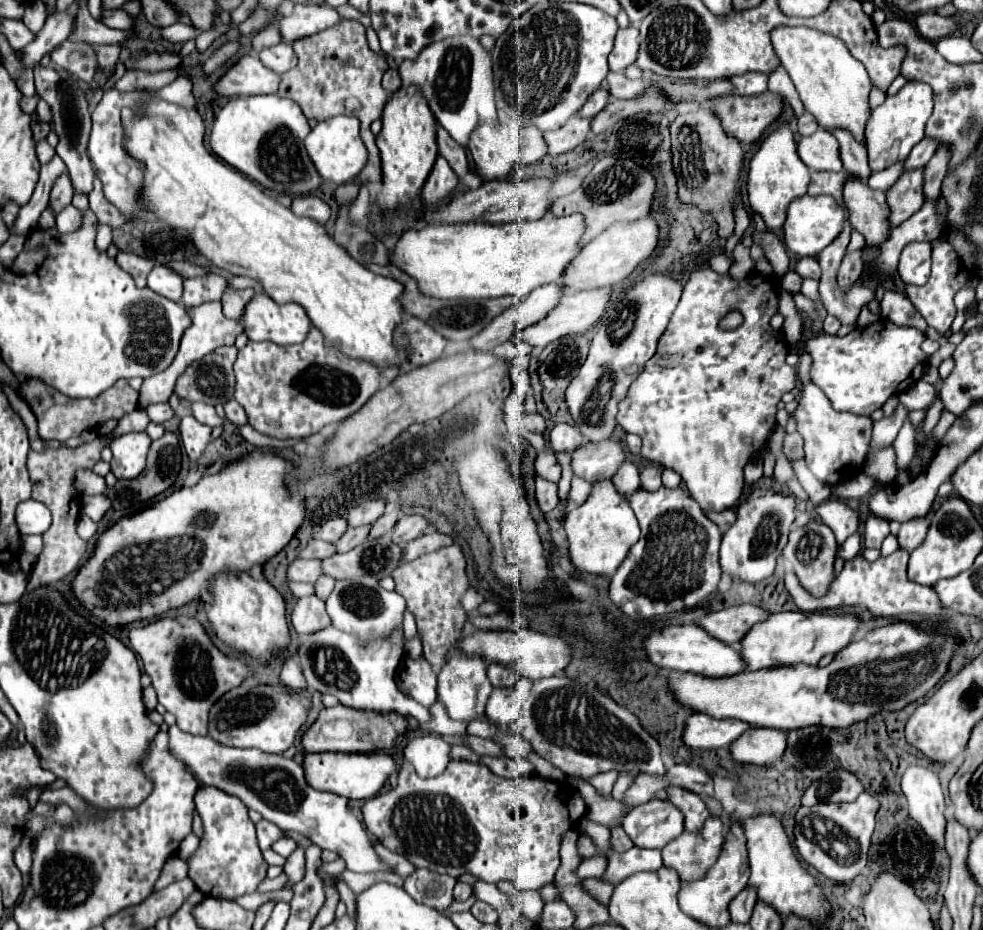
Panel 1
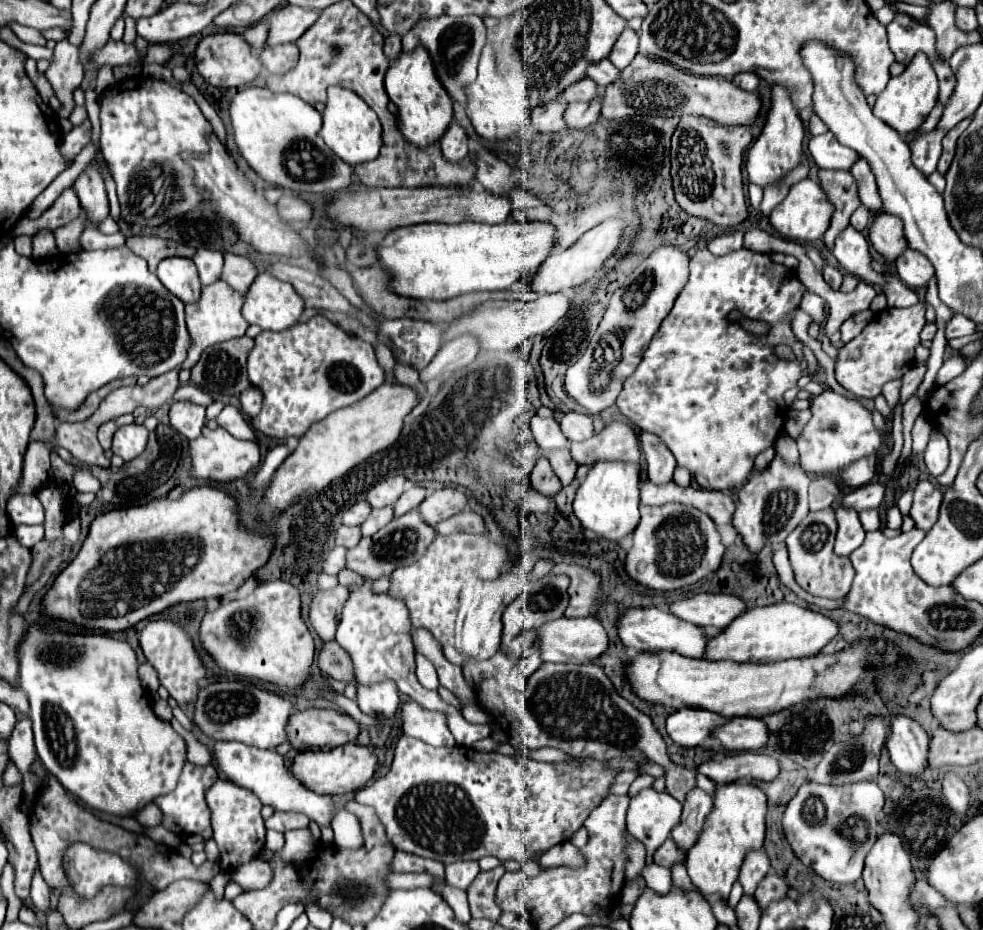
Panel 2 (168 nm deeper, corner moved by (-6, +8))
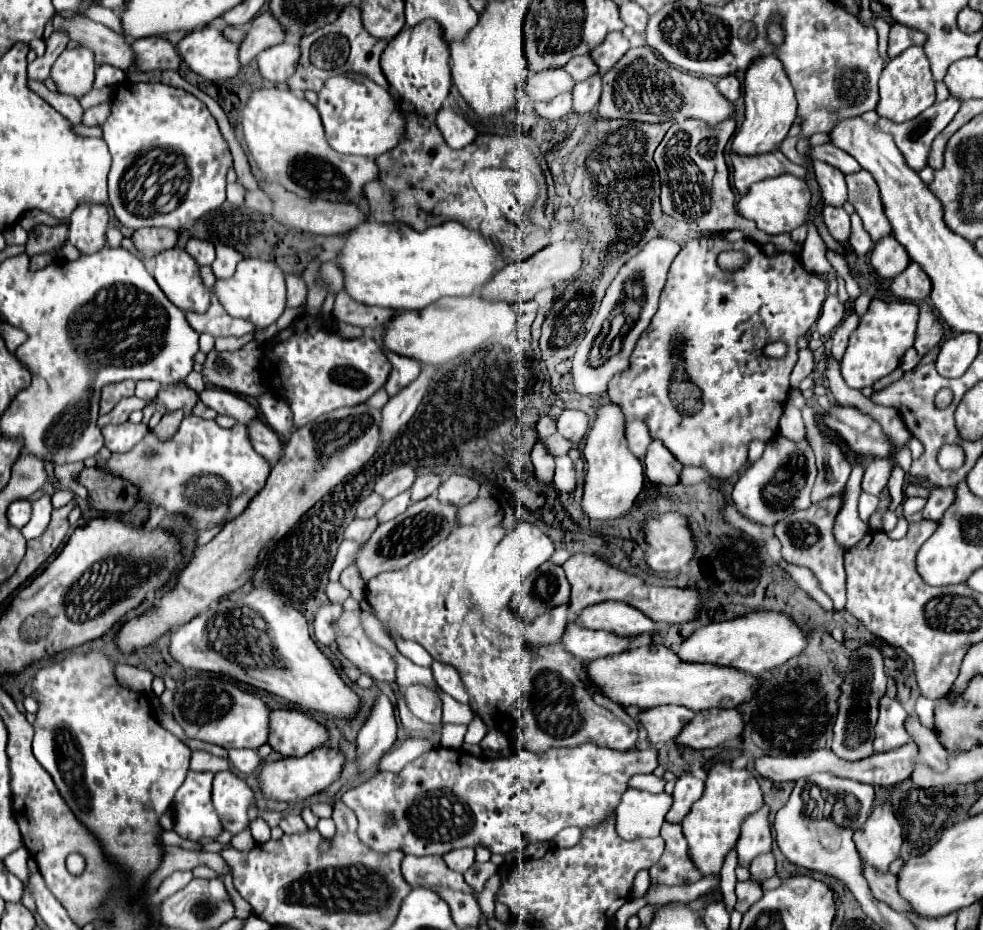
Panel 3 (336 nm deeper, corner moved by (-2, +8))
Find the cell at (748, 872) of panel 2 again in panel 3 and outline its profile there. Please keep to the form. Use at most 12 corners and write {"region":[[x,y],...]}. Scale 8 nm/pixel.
{"region":[[770,806],[744,820],[736,850],[738,862],[770,852]]}

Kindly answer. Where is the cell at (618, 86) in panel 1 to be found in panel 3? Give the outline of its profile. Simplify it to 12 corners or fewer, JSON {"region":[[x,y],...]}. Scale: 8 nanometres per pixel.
{"region":[[590,56],[572,58],[564,66],[576,82],[598,72]]}

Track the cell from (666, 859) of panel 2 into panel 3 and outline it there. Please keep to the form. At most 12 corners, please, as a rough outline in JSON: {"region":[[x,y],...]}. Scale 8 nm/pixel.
{"region":[[664,822],[666,850],[650,884],[692,884],[702,874],[688,858],[682,826]]}

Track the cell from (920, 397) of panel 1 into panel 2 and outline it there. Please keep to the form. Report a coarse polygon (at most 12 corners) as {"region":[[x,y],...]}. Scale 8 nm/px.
{"region":[[962,356],[944,360],[936,386],[948,384],[966,370]]}

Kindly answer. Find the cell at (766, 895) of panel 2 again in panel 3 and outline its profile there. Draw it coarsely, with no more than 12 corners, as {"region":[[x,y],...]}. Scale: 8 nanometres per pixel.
{"region":[[772,852],[760,854],[750,864],[752,880],[776,874]]}

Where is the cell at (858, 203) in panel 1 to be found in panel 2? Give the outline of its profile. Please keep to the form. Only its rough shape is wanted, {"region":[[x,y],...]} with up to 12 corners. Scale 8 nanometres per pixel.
{"region":[[886,212],[872,218],[868,238],[888,260],[908,246],[904,224]]}

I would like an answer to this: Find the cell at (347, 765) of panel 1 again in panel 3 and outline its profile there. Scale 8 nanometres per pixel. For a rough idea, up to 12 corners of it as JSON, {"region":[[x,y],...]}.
{"region":[[316,748],[266,762],[264,798],[294,804],[338,780],[344,756]]}

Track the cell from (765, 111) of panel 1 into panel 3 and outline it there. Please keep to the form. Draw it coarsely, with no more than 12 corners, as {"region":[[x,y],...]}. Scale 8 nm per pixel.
{"region":[[630,48],[602,78],[602,118],[718,124],[708,78]]}

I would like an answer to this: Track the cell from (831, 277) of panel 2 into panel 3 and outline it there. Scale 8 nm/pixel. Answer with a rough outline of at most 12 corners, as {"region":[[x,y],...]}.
{"region":[[828,296],[816,322],[818,334],[834,332],[846,314],[836,296]]}

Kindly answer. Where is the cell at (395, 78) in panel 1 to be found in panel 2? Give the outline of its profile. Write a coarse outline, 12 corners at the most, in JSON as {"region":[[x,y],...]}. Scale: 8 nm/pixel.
{"region":[[394,34],[384,40],[384,52],[394,62],[402,54],[400,36]]}

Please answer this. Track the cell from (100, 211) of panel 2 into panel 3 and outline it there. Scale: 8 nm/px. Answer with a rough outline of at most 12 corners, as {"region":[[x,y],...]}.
{"region":[[82,204],[70,216],[68,242],[80,254],[106,246],[108,210]]}

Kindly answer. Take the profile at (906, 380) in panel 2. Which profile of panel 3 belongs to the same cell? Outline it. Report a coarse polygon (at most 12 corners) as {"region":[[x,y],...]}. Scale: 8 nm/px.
{"region":[[916,302],[920,318],[914,348],[928,354],[942,336],[944,324],[926,302]]}

